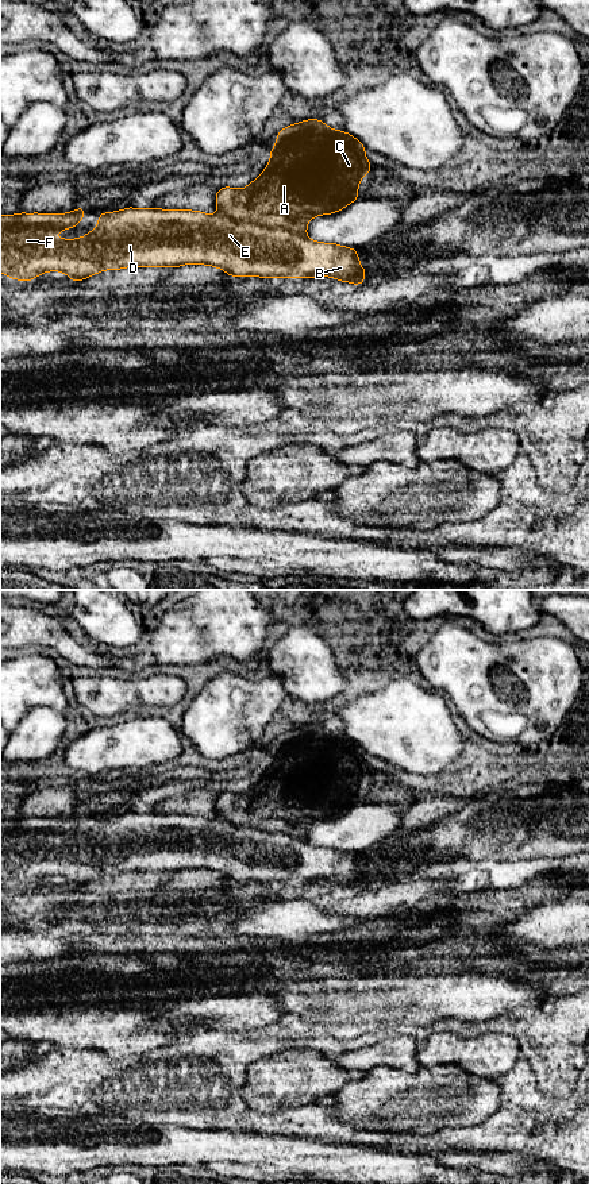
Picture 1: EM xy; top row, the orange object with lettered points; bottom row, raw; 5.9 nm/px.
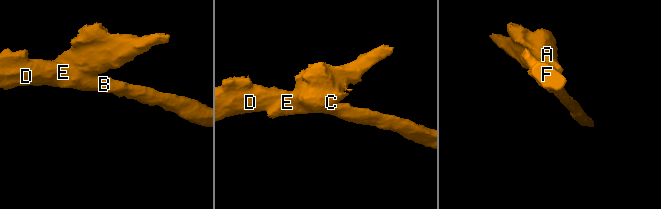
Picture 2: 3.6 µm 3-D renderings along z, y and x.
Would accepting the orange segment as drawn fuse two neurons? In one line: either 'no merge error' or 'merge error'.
merge error

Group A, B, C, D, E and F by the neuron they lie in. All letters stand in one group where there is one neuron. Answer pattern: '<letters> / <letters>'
A C / B D E F

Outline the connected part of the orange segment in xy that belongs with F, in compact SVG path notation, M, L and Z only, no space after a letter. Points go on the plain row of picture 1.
M78 811L68 818L24 818L0 819L0 878L18 886L32 886L47 876L62 876L72 886L84 886L104 875L124 872L180 872L182 869L207 869L222 873L231 882L261 883L315 883L332 882L342 887L363 890L366 875L361 871L357 853L336 848L315 846L305 840L285 833L265 832L249 826L238 826L223 818L208 819L190 814L132 813L99 818L93 836L78 844L53 844L66 833L76 833L86 814Z

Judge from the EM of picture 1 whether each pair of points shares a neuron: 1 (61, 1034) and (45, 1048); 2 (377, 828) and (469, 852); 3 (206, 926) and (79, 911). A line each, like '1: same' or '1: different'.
1: different
2: different
3: same

